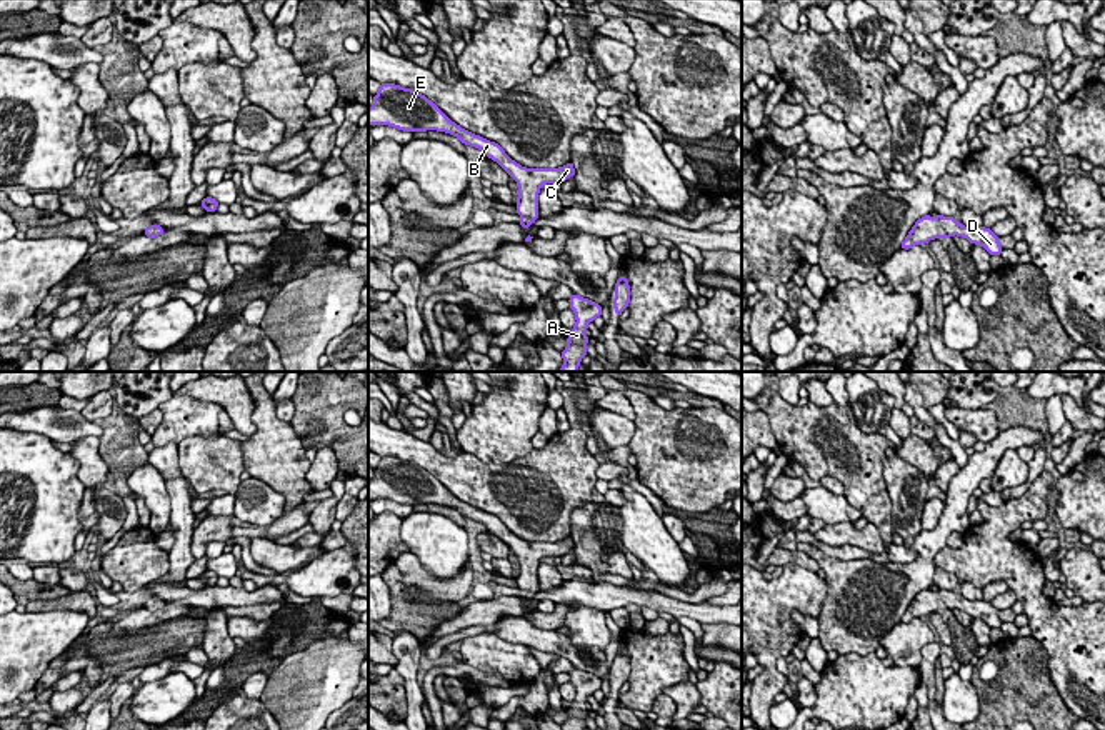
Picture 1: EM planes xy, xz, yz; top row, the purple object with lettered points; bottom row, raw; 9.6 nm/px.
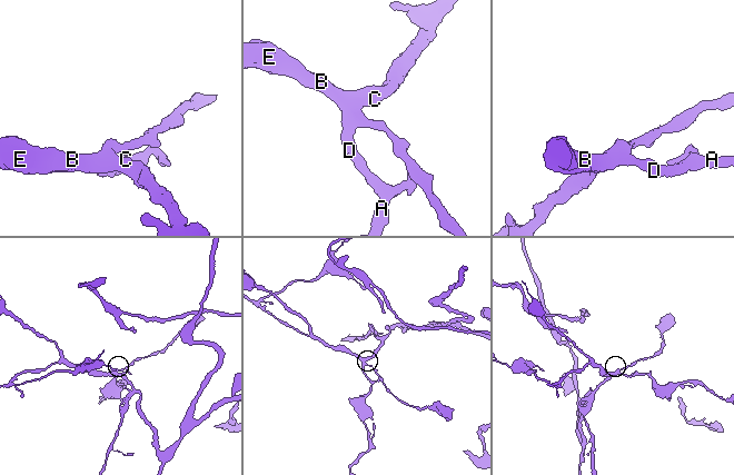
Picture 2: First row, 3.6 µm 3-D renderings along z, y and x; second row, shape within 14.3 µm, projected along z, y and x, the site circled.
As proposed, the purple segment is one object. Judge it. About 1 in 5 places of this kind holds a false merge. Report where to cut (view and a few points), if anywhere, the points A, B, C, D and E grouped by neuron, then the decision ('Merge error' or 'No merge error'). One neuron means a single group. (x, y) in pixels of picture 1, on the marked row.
No split. Groups: A B C D E. No merge error

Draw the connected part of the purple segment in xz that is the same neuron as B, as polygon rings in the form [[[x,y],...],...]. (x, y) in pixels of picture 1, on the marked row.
[[[382,83],[368,108],[368,123],[388,125],[403,132],[437,130],[455,135],[462,143],[482,150],[497,162],[518,185],[517,213],[523,228],[538,218],[538,193],[547,183],[560,183],[575,175],[573,163],[560,168],[525,168],[512,160],[505,150],[480,135],[475,135],[452,122],[425,95],[395,83]]]

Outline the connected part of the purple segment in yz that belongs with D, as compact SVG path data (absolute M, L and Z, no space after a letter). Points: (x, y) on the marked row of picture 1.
M925 215L918 218L902 242L902 248L908 250L913 245L928 243L933 238L950 238L953 235L965 237L970 243L982 245L990 255L1000 255L1003 250L998 237L990 228L970 228L957 222L953 217L943 215Z

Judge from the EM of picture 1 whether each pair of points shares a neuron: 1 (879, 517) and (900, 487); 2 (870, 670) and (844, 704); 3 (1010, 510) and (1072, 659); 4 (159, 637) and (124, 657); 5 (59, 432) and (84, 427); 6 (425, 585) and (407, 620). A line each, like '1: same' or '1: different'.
1: different
2: same
3: same
4: same
5: same
6: different

